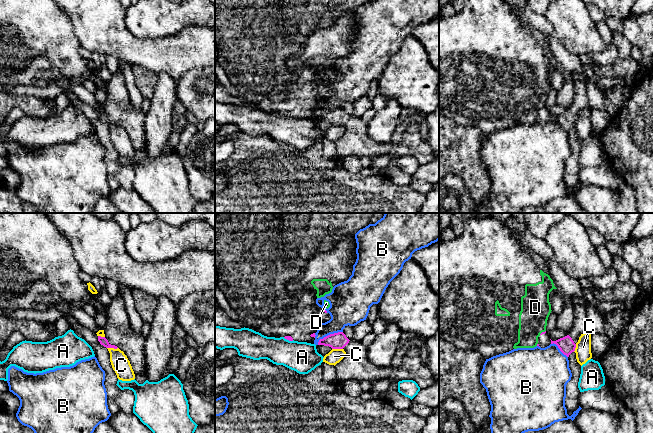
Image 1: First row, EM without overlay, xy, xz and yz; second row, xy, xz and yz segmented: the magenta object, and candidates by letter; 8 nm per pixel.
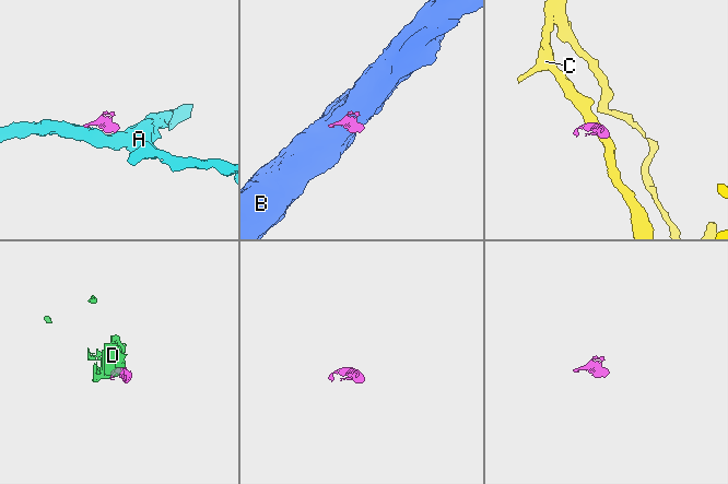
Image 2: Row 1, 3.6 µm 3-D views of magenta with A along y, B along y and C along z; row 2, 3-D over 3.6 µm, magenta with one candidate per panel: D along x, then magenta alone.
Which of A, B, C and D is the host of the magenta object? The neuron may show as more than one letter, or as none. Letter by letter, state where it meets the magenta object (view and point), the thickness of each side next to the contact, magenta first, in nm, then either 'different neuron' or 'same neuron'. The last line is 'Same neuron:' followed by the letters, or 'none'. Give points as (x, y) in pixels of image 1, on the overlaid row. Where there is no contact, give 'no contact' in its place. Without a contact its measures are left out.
A: xz (288, 339) | 40/260 nm | different neuron
B: xz (328, 335) | 130/260 nm | different neuron
C: xy (112, 347) | 70/150 nm | different neuron
D: yz (542, 332) | 20/240 nm | different neuron
Same neuron: none

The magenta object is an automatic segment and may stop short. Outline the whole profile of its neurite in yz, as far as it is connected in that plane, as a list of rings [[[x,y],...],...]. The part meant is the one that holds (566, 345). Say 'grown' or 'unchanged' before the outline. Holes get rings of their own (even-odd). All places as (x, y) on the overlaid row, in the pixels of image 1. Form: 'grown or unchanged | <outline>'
grown | [[[565,297],[566,301],[572,303],[574,321],[572,324],[571,331],[567,336],[560,338],[556,341],[552,341],[547,332],[542,332],[538,337],[537,346],[541,348],[545,348],[550,344],[556,344],[560,351],[569,357],[569,355],[575,351],[576,343],[579,340],[579,337],[589,331],[589,326],[586,319],[586,306],[574,304],[572,301],[572,297]]]

